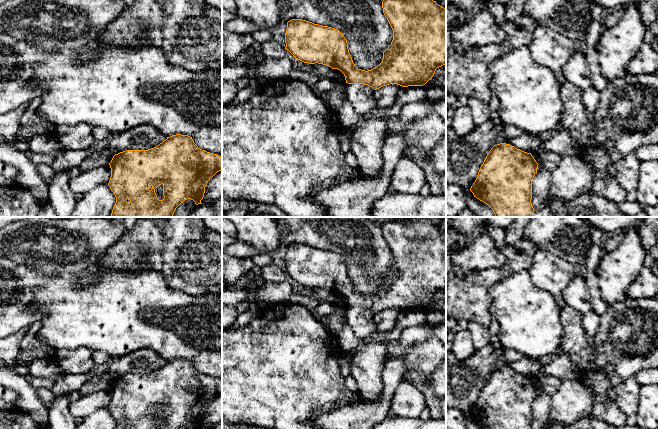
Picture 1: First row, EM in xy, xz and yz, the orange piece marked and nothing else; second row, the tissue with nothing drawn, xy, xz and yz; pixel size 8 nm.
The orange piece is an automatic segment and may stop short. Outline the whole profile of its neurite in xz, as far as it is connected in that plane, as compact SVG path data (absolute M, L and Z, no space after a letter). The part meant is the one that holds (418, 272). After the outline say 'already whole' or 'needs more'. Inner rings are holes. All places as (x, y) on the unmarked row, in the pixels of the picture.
M427 218L416 221L387 222L382 225L382 232L393 254L393 264L391 269L383 276L382 286L368 295L358 293L355 290L349 277L347 264L338 253L302 243L292 243L287 246L285 273L304 287L318 287L340 294L345 300L346 307L349 308L346 311L347 325L359 339L364 339L373 333L379 332L374 323L375 314L390 308L398 308L402 311L423 310L432 303L437 292L446 288L446 232L438 229Z; needs more

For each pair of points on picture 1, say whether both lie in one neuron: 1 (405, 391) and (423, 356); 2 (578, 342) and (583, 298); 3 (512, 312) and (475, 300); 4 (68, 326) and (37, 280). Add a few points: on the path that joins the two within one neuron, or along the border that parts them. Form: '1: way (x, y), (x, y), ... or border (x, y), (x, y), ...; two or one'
1: border (403, 377), (409, 380), (423, 394), (424, 401); two
2: border (567, 303), (583, 314); two
3: border (486, 288), (491, 300), (489, 313), (493, 318); two
4: border (56, 275), (34, 290), (34, 301), (29, 305); two

